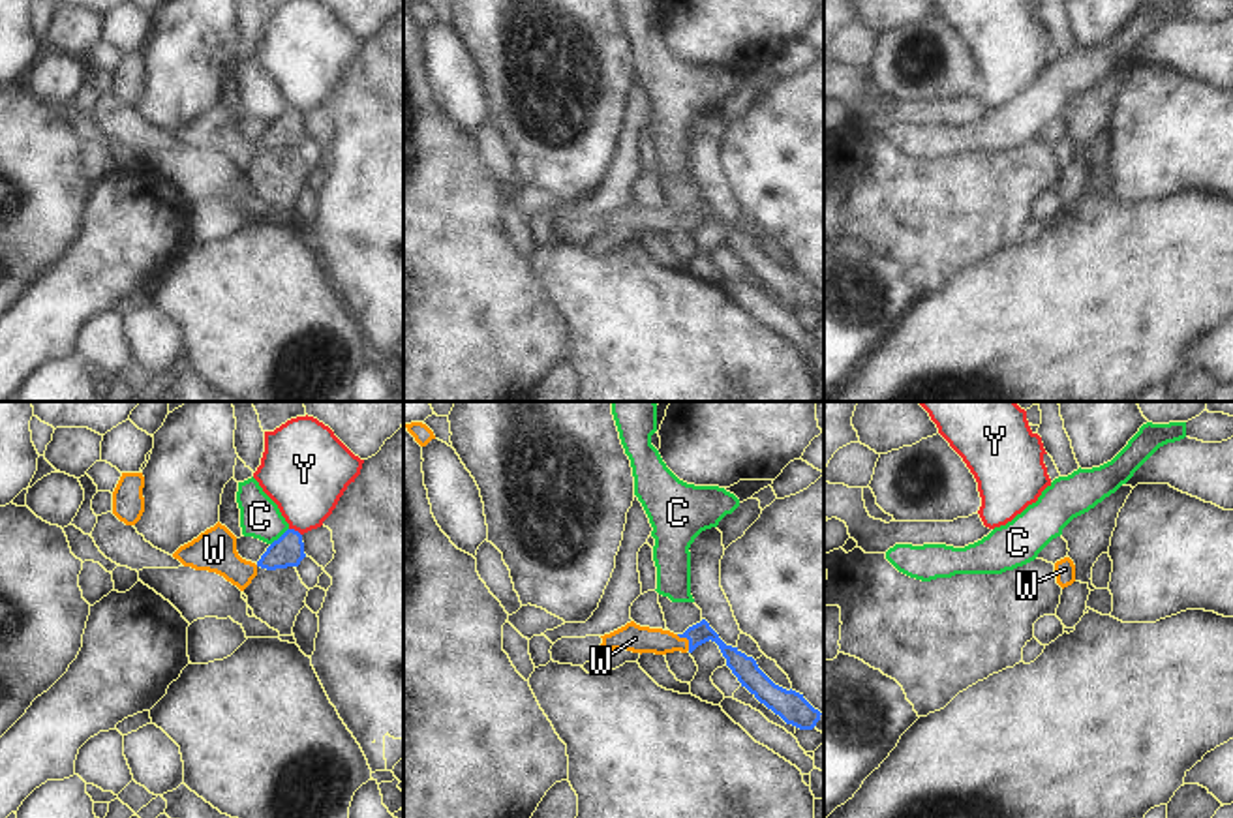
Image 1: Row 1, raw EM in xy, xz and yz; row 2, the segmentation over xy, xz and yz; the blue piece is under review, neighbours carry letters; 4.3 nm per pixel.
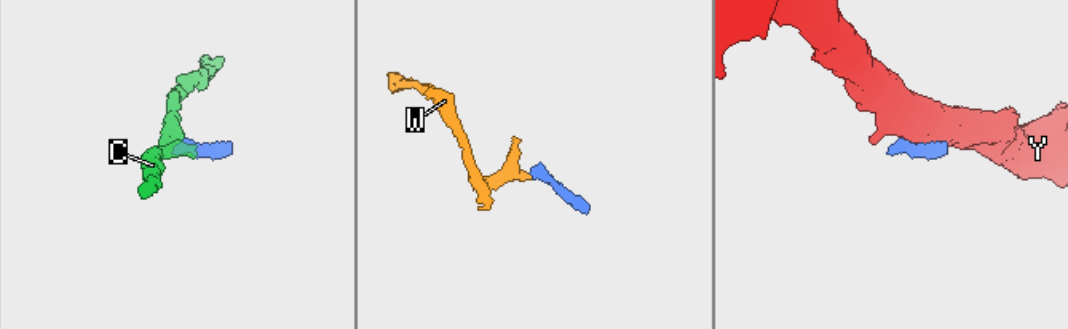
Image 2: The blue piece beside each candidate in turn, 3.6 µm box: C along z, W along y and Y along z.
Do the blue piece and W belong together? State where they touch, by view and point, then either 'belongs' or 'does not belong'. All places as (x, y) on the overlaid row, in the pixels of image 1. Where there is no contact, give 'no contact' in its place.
xz (687, 638) | belongs

